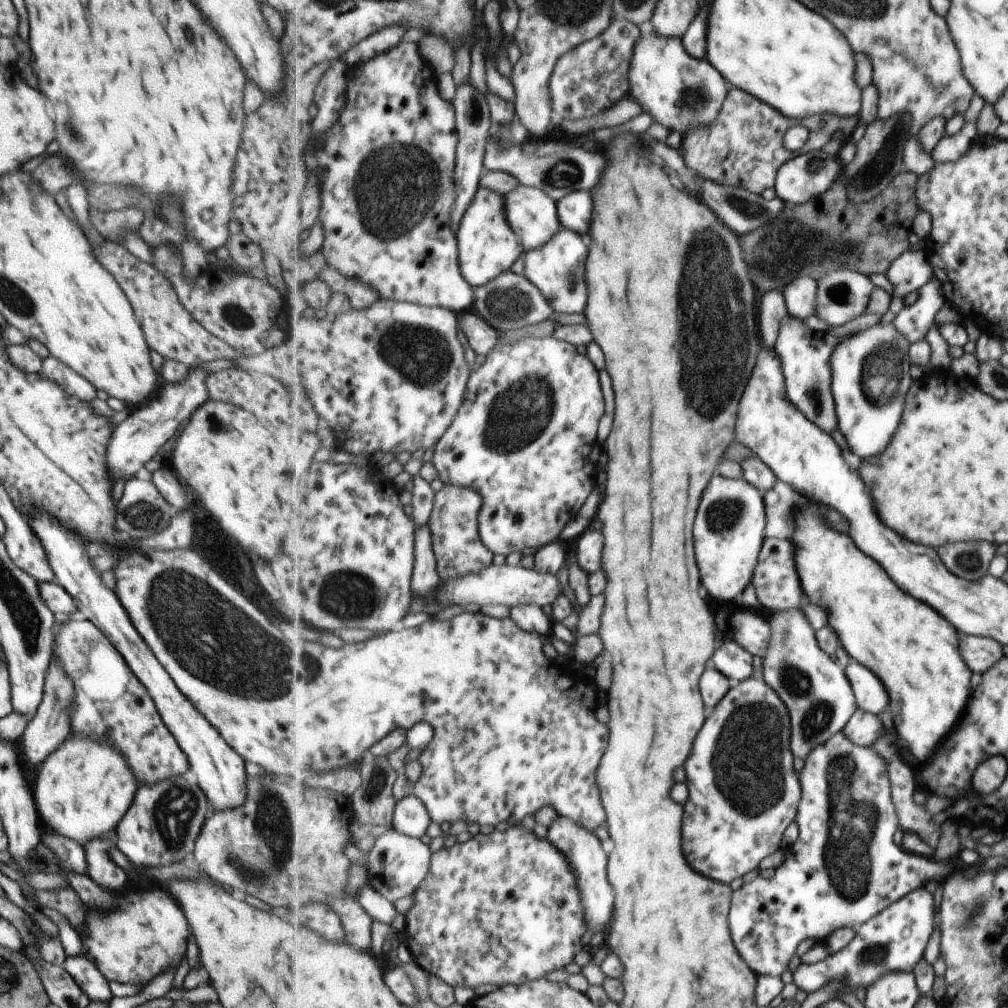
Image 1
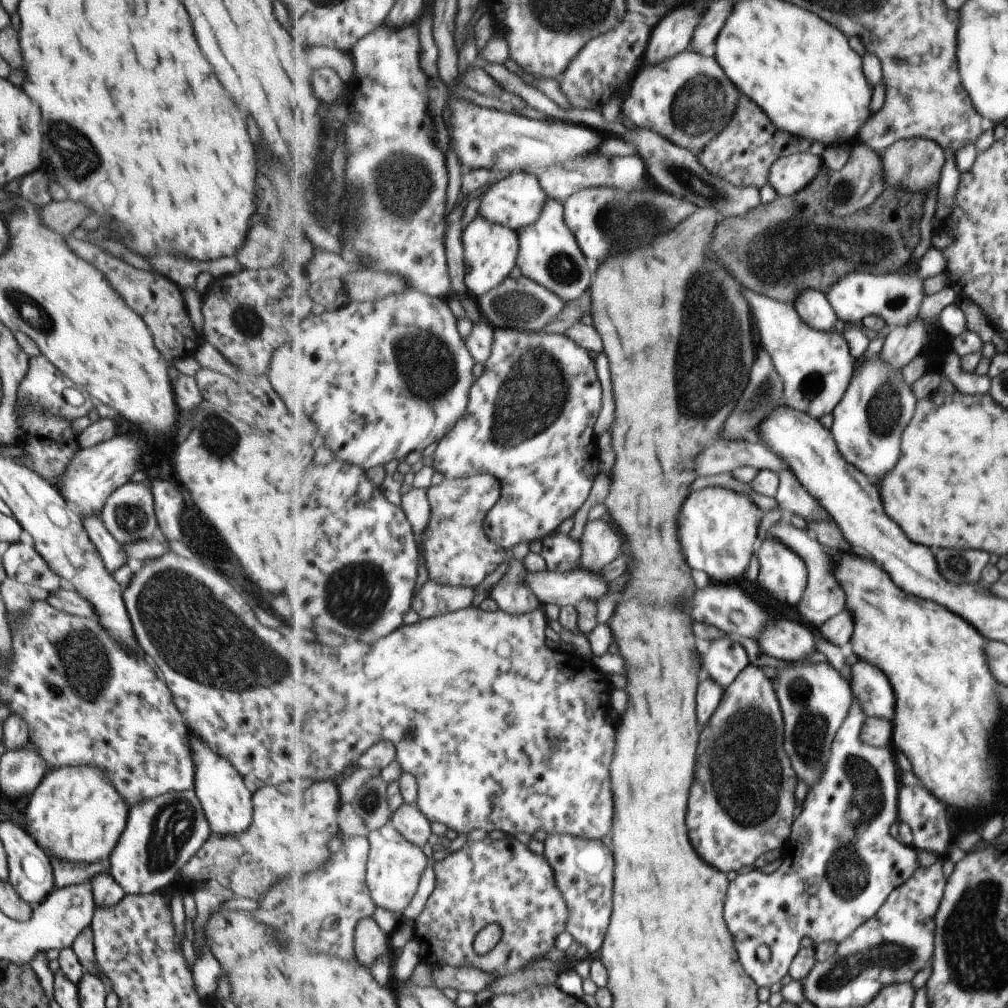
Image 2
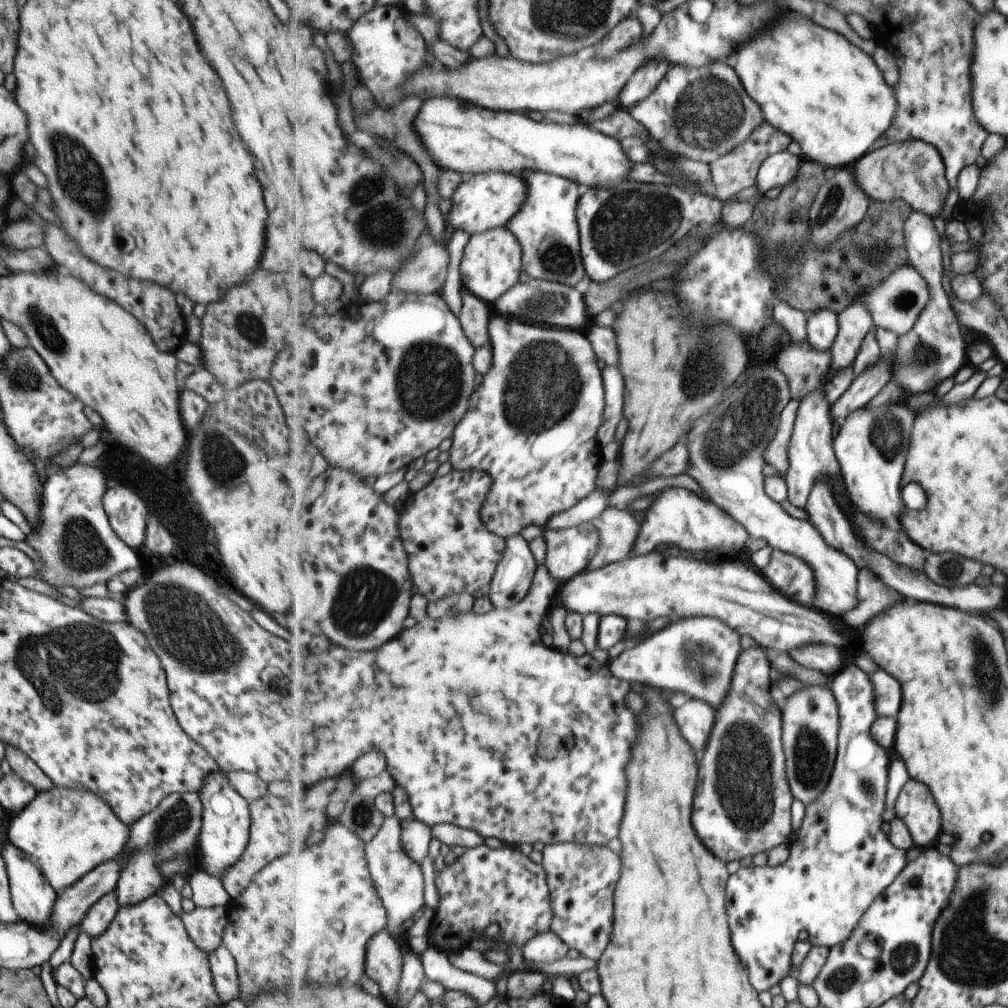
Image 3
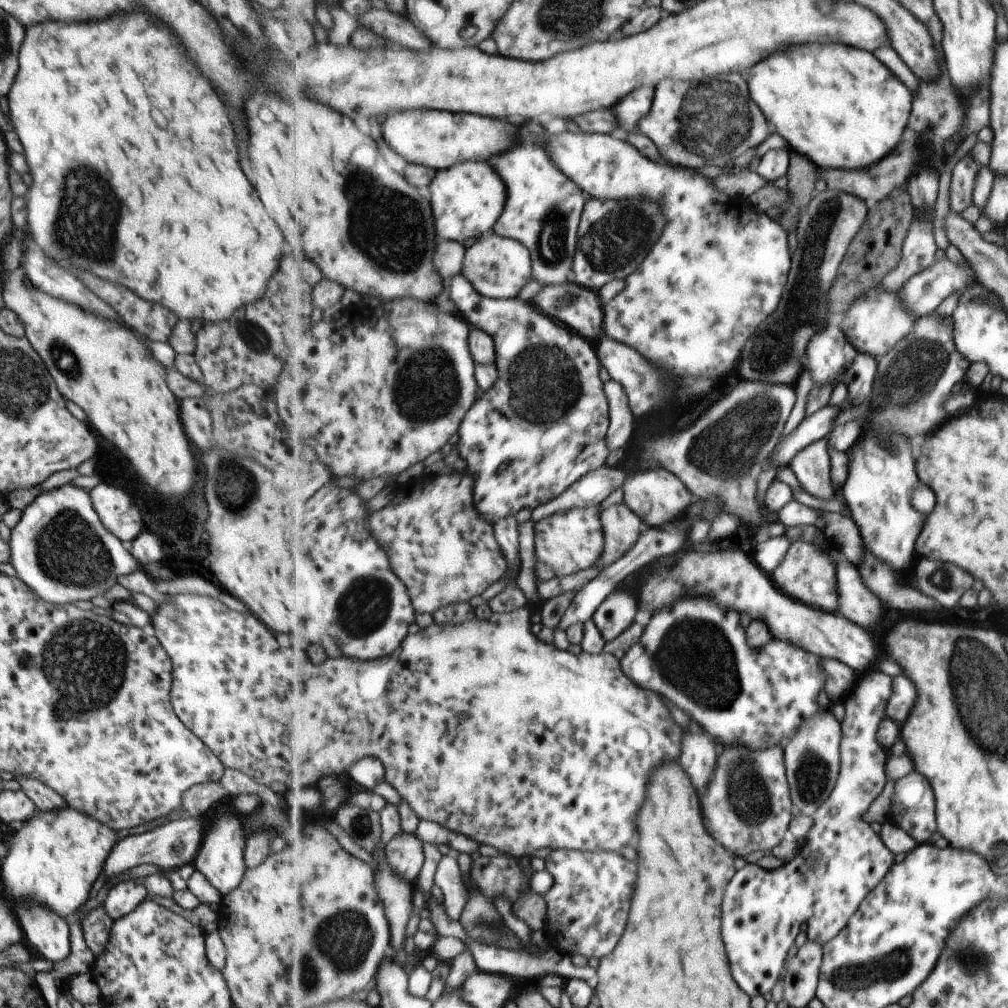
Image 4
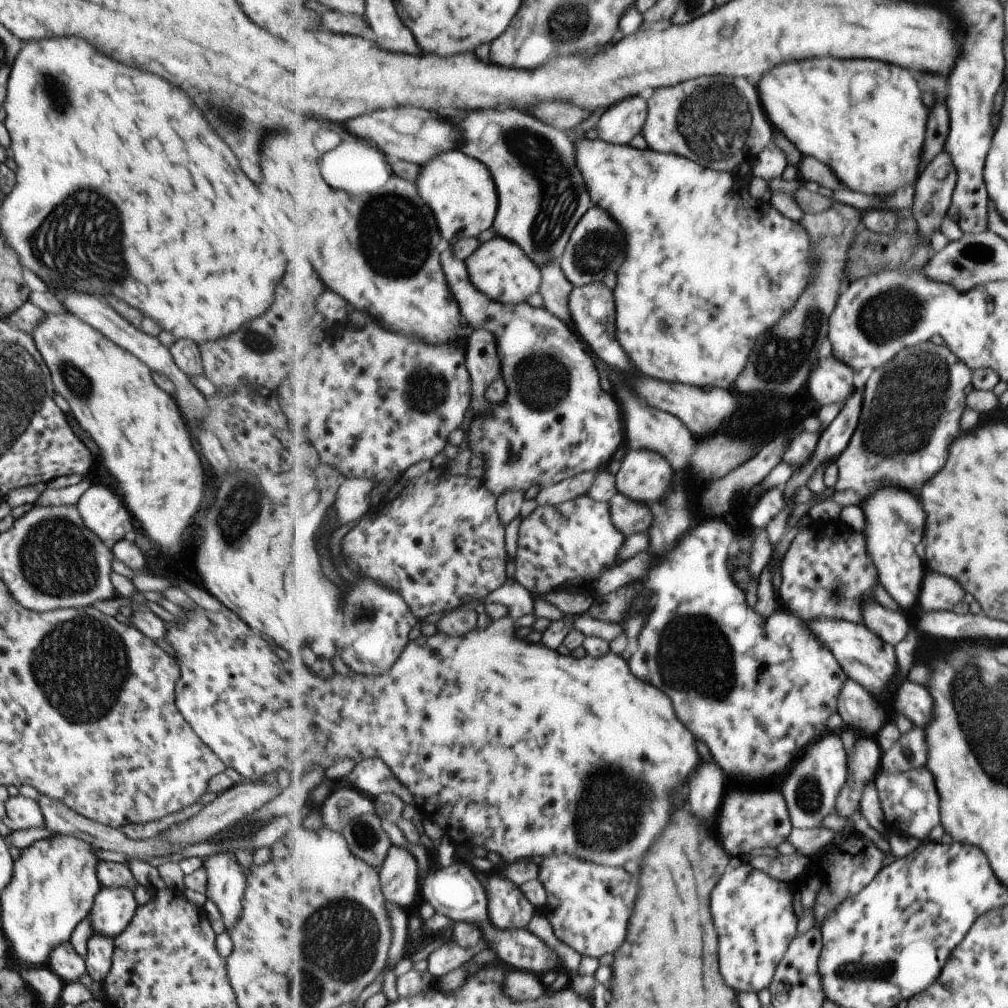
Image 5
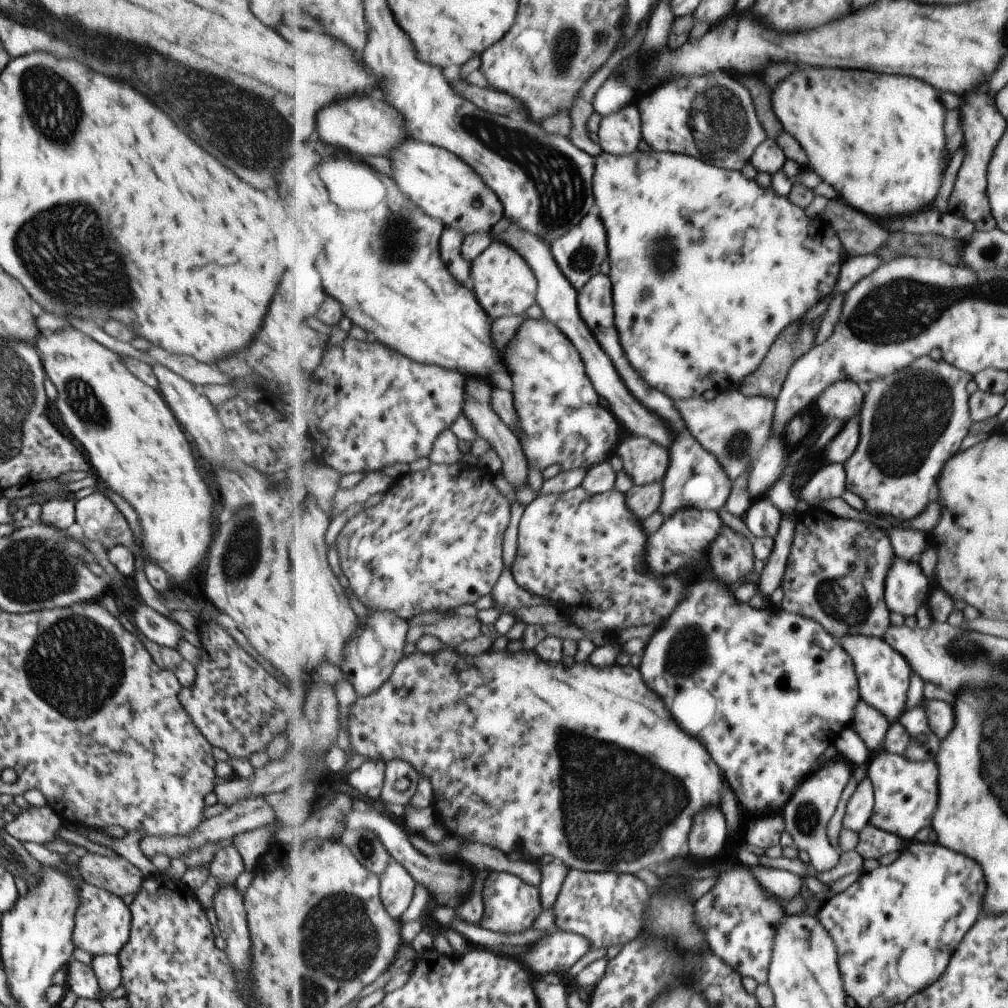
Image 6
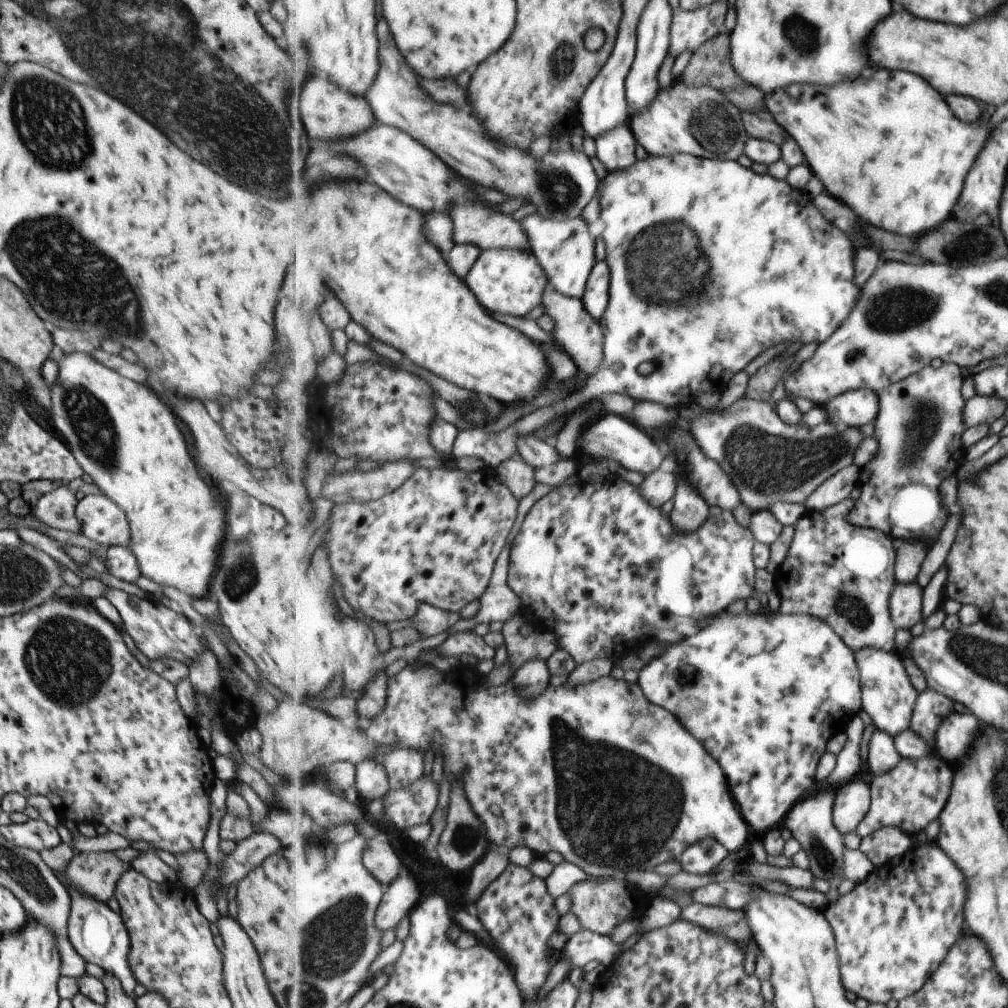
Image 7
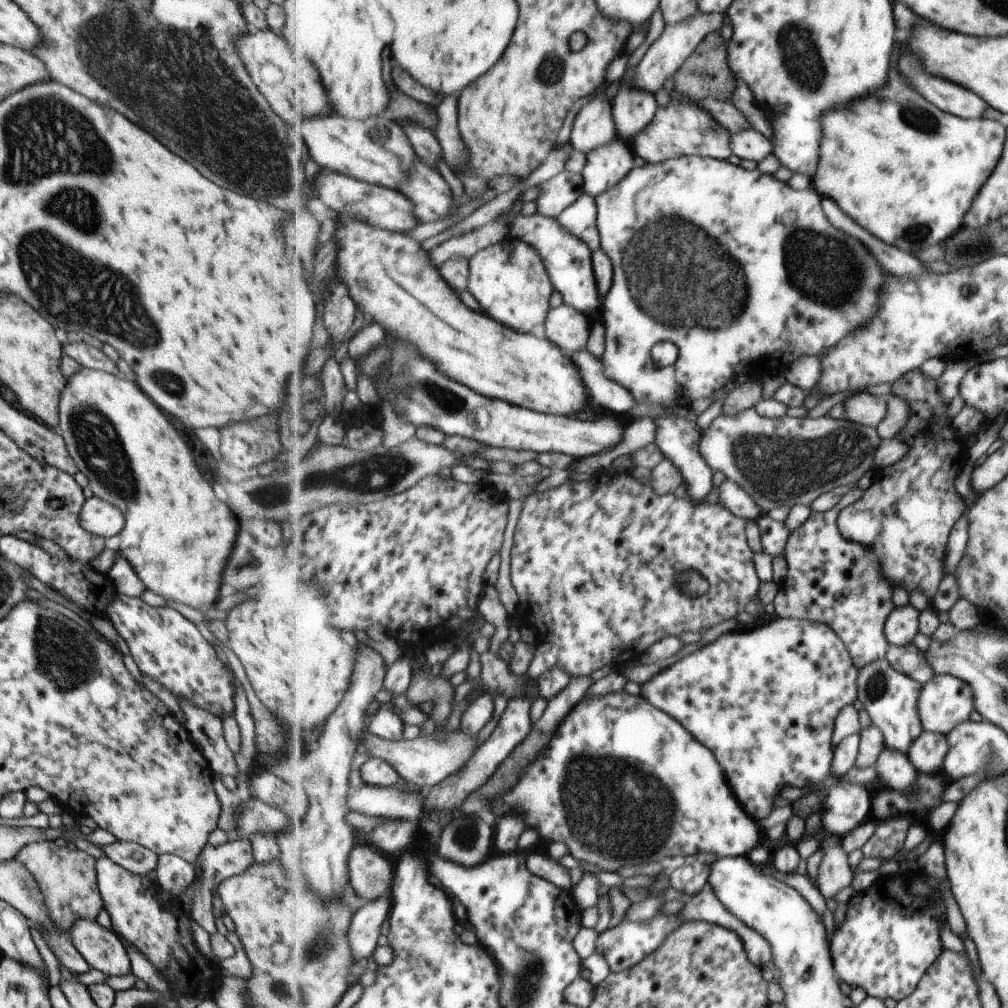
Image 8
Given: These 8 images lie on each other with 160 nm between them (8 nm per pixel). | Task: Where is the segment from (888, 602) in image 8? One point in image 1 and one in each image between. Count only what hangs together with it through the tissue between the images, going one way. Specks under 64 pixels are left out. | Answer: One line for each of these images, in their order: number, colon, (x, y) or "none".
1: (778, 586)
2: (782, 570)
3: (788, 572)
4: (808, 573)
5: (827, 573)
6: (837, 570)
7: (842, 573)

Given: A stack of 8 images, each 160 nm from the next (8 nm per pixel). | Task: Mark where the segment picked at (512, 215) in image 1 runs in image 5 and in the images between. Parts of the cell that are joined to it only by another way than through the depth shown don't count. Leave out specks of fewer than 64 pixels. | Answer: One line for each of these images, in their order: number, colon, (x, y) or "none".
2: (517, 201)
3: (488, 200)
4: (468, 199)
5: (461, 191)

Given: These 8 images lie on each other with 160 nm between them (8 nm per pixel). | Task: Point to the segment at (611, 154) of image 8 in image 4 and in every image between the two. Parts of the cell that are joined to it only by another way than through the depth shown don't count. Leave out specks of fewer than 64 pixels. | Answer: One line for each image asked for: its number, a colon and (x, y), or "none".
4: (634, 106)
5: (619, 124)
6: (620, 134)
7: (616, 148)

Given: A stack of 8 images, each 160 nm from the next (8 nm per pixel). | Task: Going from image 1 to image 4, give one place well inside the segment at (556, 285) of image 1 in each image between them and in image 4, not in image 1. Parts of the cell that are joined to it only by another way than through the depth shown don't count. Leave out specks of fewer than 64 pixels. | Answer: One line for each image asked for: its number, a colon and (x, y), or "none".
2: (550, 254)
3: (546, 226)
4: (544, 208)

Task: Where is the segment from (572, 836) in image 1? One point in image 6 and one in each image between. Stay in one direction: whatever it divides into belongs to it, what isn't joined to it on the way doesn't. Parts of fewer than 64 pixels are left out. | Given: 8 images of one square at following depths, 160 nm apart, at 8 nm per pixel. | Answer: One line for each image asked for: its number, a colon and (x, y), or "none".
2: (583, 867)
3: (583, 879)
4: (588, 905)
5: (589, 905)
6: (607, 908)

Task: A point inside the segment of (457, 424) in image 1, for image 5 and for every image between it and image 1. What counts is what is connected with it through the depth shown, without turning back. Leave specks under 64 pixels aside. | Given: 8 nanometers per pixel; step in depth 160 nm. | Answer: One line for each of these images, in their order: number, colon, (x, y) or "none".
2: (531, 420)
3: (533, 421)
4: (547, 415)
5: (558, 421)

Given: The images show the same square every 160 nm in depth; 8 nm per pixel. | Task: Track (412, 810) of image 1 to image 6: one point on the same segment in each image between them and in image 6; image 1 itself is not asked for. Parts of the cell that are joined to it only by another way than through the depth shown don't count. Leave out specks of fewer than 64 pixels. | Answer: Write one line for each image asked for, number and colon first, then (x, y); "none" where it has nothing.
2: (410, 821)
3: (416, 835)
4: (405, 852)
5: (398, 874)
6: (398, 886)

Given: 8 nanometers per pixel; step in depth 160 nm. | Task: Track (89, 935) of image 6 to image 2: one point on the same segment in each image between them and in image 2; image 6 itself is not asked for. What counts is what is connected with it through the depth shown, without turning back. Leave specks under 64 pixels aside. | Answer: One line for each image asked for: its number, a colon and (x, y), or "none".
2: (160, 834)
3: (172, 827)
4: (126, 894)
5: (112, 908)

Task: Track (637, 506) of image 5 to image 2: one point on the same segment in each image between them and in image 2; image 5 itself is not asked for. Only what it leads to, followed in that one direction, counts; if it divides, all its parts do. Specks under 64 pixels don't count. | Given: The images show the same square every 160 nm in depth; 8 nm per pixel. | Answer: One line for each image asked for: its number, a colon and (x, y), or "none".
2: (601, 544)
3: (617, 529)
4: (622, 527)

